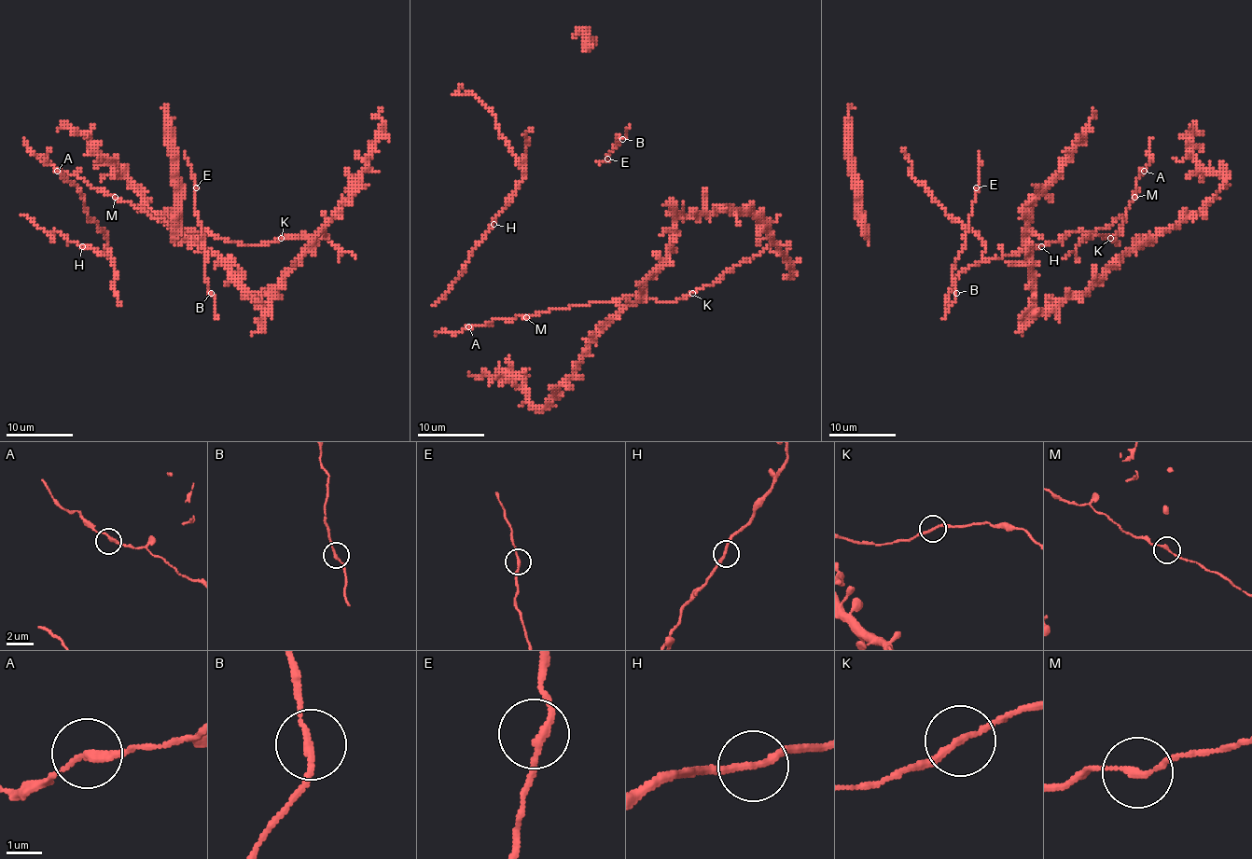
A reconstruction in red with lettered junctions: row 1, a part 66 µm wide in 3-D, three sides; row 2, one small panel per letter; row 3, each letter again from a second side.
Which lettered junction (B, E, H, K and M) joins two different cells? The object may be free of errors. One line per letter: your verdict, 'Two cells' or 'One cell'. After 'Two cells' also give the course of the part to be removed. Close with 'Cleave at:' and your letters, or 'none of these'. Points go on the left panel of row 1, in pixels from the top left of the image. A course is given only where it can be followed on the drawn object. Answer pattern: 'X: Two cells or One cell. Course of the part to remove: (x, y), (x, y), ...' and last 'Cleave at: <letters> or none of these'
B: One cell
E: One cell
H: One cell
K: One cell
M: One cell
Cleave at: none of these

